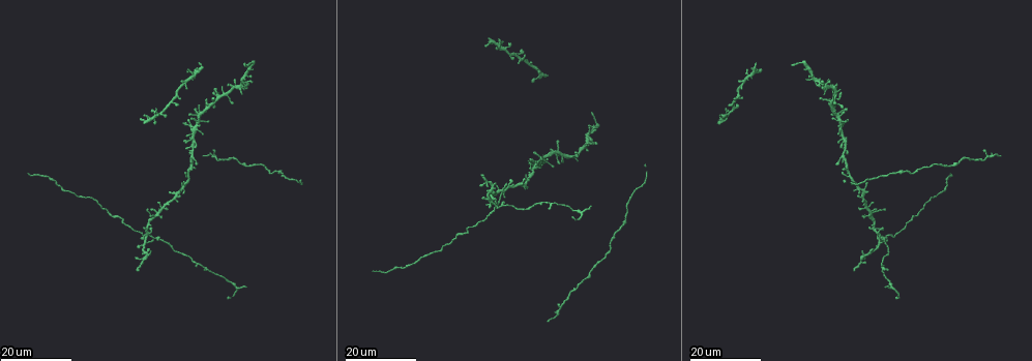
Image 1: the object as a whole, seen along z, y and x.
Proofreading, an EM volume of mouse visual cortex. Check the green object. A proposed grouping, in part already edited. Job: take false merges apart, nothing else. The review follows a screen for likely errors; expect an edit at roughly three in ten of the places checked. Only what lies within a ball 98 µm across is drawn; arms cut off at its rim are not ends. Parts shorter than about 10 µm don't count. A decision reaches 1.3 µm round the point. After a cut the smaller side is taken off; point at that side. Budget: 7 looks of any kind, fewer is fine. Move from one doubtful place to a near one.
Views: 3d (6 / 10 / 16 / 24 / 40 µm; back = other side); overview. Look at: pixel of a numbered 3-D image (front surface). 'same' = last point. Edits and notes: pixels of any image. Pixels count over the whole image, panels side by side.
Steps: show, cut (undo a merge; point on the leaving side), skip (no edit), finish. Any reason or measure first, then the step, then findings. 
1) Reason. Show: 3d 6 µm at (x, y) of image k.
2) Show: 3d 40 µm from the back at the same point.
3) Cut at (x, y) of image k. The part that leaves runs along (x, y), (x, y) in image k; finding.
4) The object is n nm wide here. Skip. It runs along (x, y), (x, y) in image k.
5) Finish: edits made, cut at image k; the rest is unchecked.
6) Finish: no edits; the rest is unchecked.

Side arm on a straight run. Show: 3d 16 µm at (545, 202) of image 1.

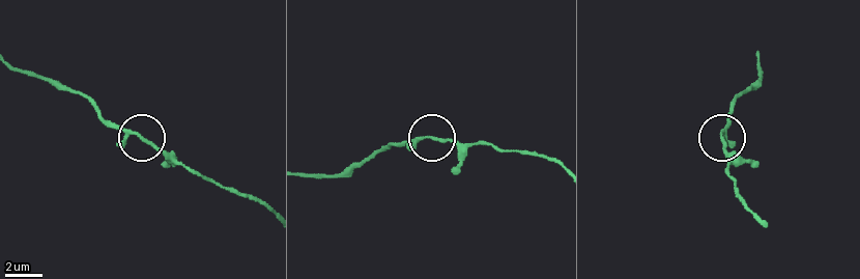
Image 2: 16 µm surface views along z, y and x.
Show: 3d 10 µm at (136, 135) of image 2.

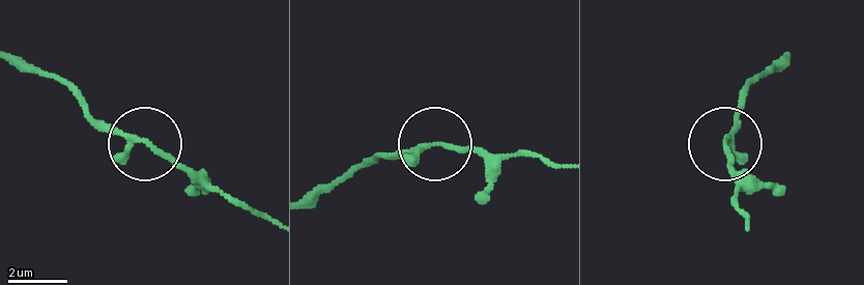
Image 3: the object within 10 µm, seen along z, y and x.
3 arms meet here. Skip. It runs along (786, 55), (733, 119), (726, 149), (733, 187) in image 3; continuous, no second cell.

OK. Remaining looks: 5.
Two arms in line, one across. Show: 3d 16 µm at (886, 237) of image 1.

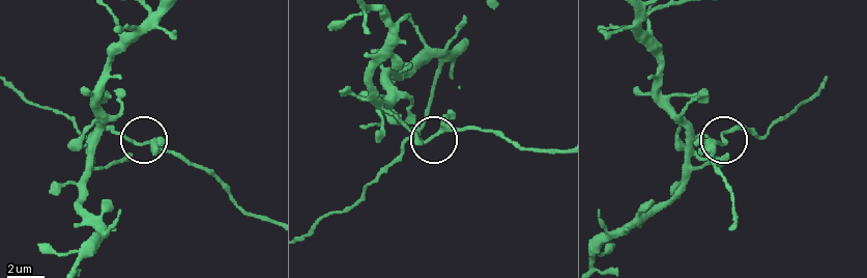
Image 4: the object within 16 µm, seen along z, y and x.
Zoom in. Show: 3d 6 µm at (133, 142) of image 4.

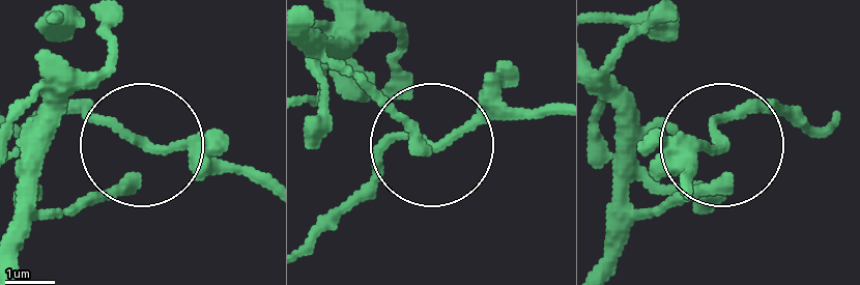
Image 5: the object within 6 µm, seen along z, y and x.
The side arm is 37 µm long. Skip. It runs along (44, 90), (44, 210), (118, 198), (155, 140), (250, 165) in image 5; continuous, no second cell.

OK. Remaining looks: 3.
Thick turns thin. Show: 3d 24 µm at (988, 159) of image 1.

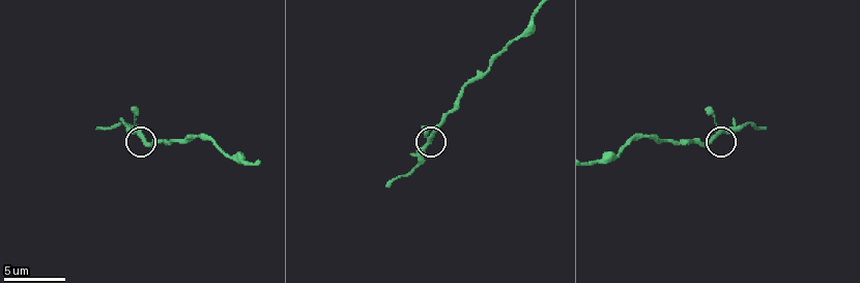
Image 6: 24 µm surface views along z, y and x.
Closer look. Show: 3d 10 µm at (715, 135) of image 6.

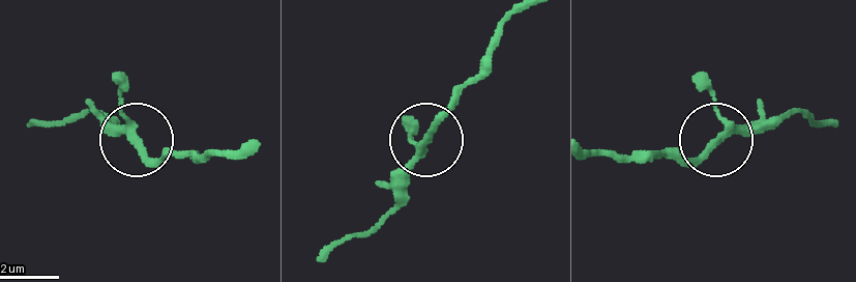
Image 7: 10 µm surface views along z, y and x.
The object is 210 nm wide here. Skip. It runs along (594, 151), (690, 157), (762, 114) in image 7; one cell here.

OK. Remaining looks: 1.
Sudden change in width. Show: 3d 10 µm at (226, 157) of image 6.

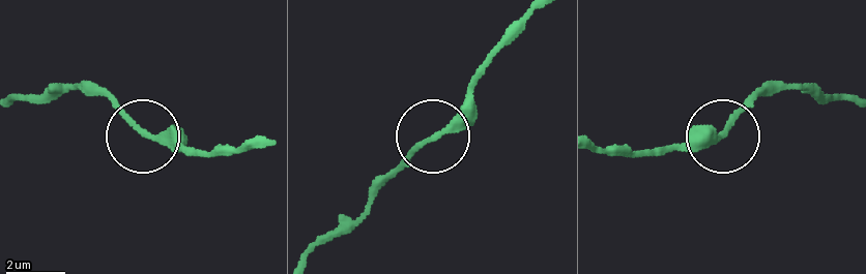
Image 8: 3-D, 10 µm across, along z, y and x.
The object is 270 nm wide here. Skip. All the same cell.

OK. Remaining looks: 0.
Finish: no edits; the rest is unchecked.

